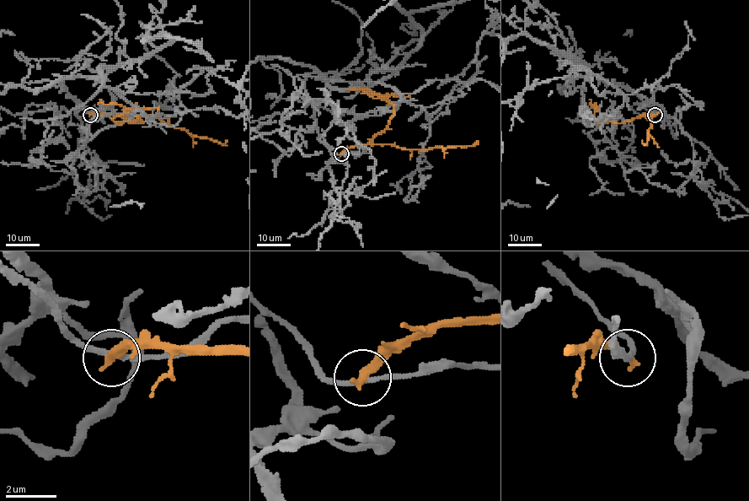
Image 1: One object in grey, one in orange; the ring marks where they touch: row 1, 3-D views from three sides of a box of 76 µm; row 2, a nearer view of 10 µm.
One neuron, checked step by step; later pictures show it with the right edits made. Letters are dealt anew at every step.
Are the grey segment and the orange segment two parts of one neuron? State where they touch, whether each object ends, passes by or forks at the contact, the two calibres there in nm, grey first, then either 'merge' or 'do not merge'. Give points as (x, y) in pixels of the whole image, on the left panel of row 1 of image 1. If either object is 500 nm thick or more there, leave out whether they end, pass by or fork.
(90, 115) | grey passes by | orange ends | 200/380 nm | do not merge

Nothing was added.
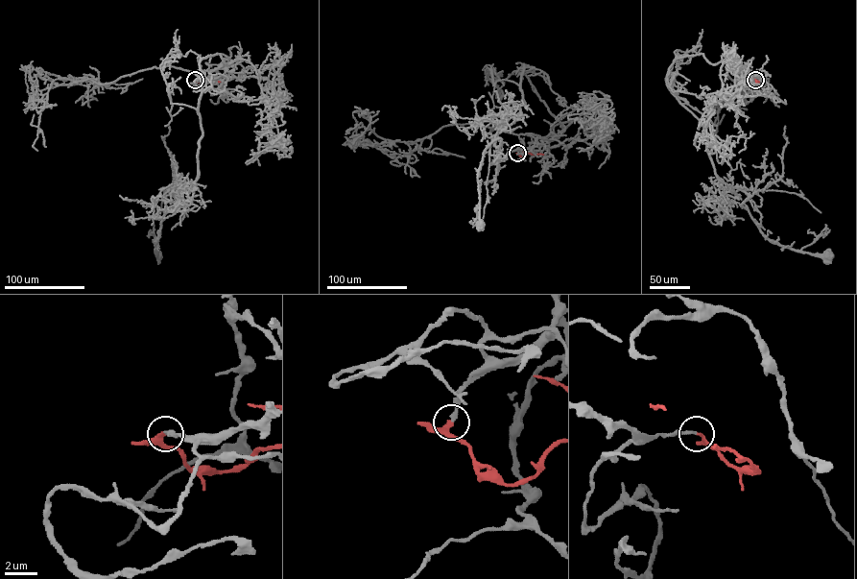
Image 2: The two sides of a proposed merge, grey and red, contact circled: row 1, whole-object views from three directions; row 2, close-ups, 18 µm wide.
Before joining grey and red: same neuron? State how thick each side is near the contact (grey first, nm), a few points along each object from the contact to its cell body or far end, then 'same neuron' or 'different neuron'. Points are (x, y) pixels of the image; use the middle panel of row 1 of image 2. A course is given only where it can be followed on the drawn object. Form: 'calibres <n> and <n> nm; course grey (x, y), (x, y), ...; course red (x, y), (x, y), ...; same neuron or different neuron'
calibres 200 and 180 nm; course grey (518, 153), (520, 134), (552, 140), (564, 128), (523, 63), (520, 115), (479, 168), (481, 225); course red (518, 153), (520, 156), (526, 152), (543, 155); same neuron

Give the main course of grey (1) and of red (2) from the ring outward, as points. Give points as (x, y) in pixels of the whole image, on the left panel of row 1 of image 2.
1: (196, 80), (242, 60), (200, 61), (198, 178), (172, 190), (178, 205), (161, 221), (158, 256)
2: (196, 80), (221, 82)

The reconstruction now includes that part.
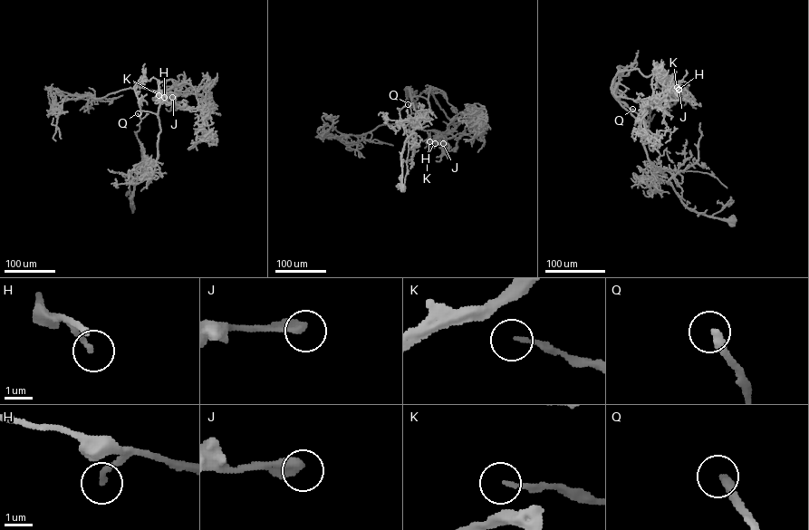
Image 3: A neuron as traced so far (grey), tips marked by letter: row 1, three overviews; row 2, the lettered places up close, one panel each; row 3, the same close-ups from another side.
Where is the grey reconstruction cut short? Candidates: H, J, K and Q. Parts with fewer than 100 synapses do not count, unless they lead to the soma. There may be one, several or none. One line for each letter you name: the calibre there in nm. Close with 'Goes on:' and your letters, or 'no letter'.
Q: 360 nm thick
Goes on: Q

